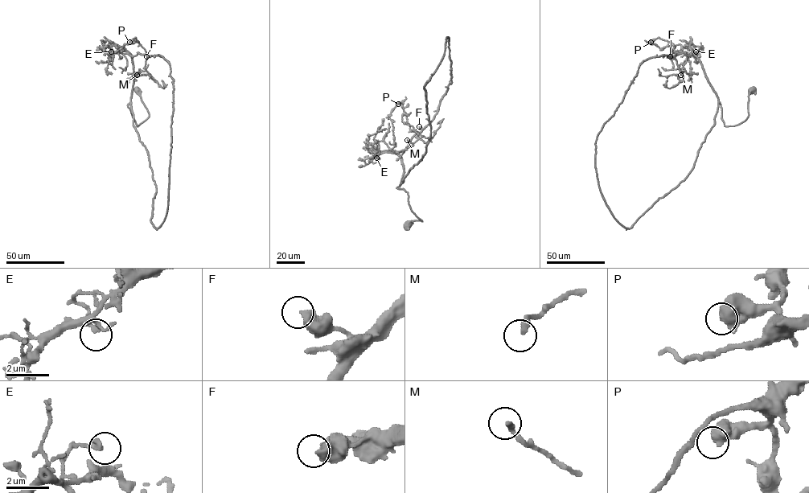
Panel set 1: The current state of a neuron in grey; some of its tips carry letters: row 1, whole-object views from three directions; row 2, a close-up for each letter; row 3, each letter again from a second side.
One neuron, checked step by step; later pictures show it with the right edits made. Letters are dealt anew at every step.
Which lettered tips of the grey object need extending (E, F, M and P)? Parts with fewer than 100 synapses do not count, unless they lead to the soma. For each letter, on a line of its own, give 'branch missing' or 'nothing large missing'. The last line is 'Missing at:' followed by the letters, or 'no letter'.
E: nothing large missing
F: nothing large missing
M: nothing large missing
P: nothing large missing
Missing at: no letter

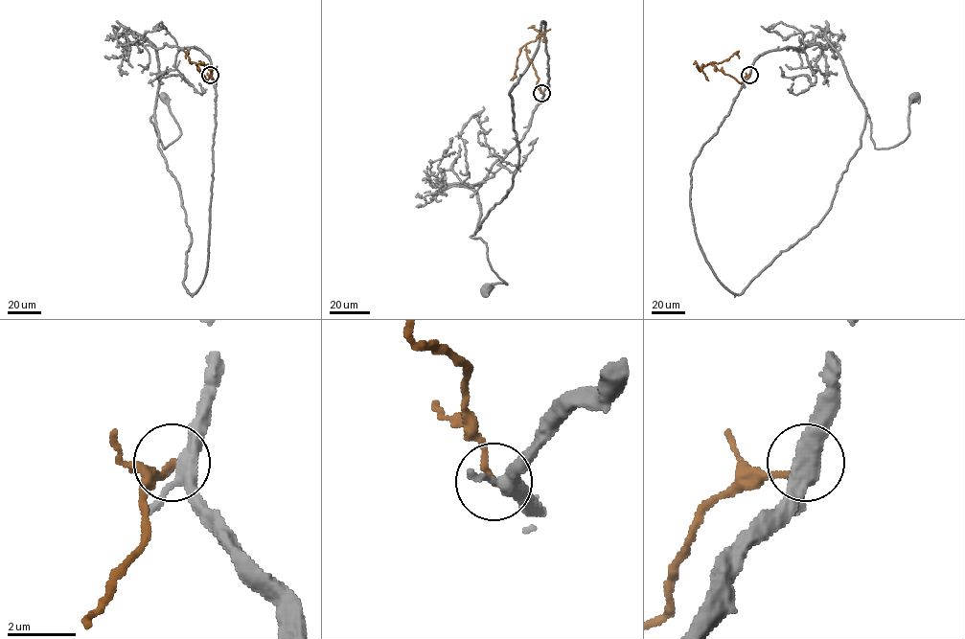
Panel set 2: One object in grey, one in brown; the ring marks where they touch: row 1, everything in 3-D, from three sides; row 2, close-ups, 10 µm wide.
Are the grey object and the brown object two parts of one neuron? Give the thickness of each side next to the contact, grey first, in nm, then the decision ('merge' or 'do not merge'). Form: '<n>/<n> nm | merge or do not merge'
400/240 nm | do not merge

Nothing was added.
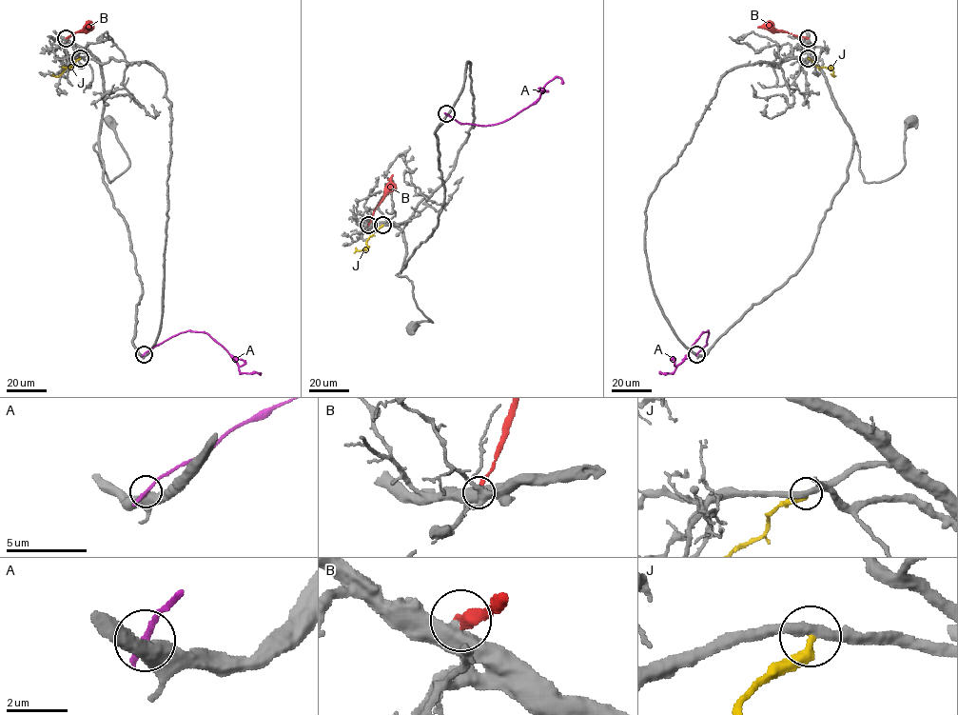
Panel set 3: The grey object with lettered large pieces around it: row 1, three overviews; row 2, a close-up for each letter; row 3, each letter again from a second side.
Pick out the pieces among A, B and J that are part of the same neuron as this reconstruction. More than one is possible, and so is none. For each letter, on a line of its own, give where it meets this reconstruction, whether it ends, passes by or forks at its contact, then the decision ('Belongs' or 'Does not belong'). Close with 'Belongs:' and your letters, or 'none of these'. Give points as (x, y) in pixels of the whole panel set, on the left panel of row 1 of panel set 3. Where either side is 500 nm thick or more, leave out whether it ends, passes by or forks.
A: Touches grey at (144, 354). Does not belong
B: Touches grey at (66, 38). Does not belong
J: Touches grey at (80, 58). It ends there. Does not belong
Belongs: none of these

